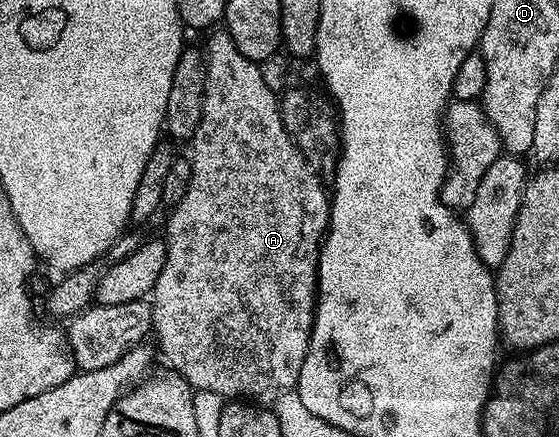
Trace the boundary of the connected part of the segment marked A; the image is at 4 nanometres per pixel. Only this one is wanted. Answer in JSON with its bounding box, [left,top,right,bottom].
[152,30,330,402]

